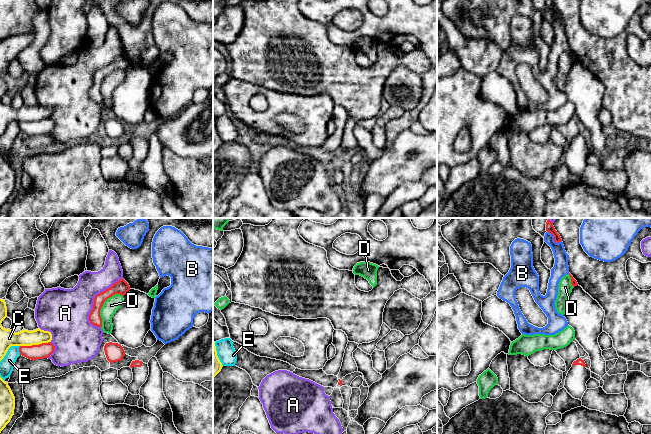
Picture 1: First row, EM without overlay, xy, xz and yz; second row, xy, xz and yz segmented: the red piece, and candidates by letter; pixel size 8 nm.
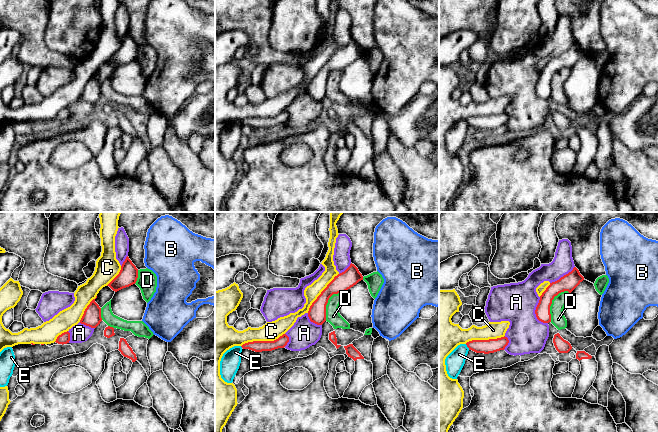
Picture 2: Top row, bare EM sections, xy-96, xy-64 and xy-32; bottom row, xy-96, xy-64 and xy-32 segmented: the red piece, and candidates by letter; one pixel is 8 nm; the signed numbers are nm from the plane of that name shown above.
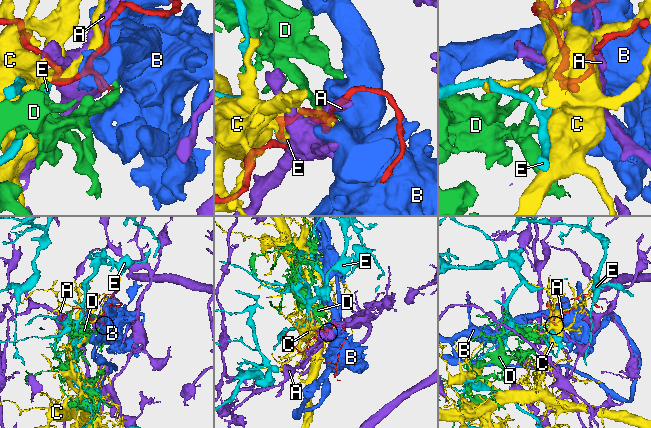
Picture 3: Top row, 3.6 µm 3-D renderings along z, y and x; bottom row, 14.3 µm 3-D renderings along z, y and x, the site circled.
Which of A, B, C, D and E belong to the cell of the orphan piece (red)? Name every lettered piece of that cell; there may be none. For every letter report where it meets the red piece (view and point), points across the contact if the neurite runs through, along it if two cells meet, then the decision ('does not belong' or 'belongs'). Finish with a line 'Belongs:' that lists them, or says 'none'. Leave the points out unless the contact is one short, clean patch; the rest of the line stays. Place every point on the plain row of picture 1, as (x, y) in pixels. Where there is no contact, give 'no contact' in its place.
A: contact xy (94, 74); does not belong
B: contact yz (554, 15); border yz (547, 7), (556, 18), (561, 17); does not belong
C: contact xy (35, 121); does not belong
D: contact xy (102, 81); does not belong
E: contact xy (19, 126); border xy (20, 122), (19, 130); does not belong
Belongs: none

